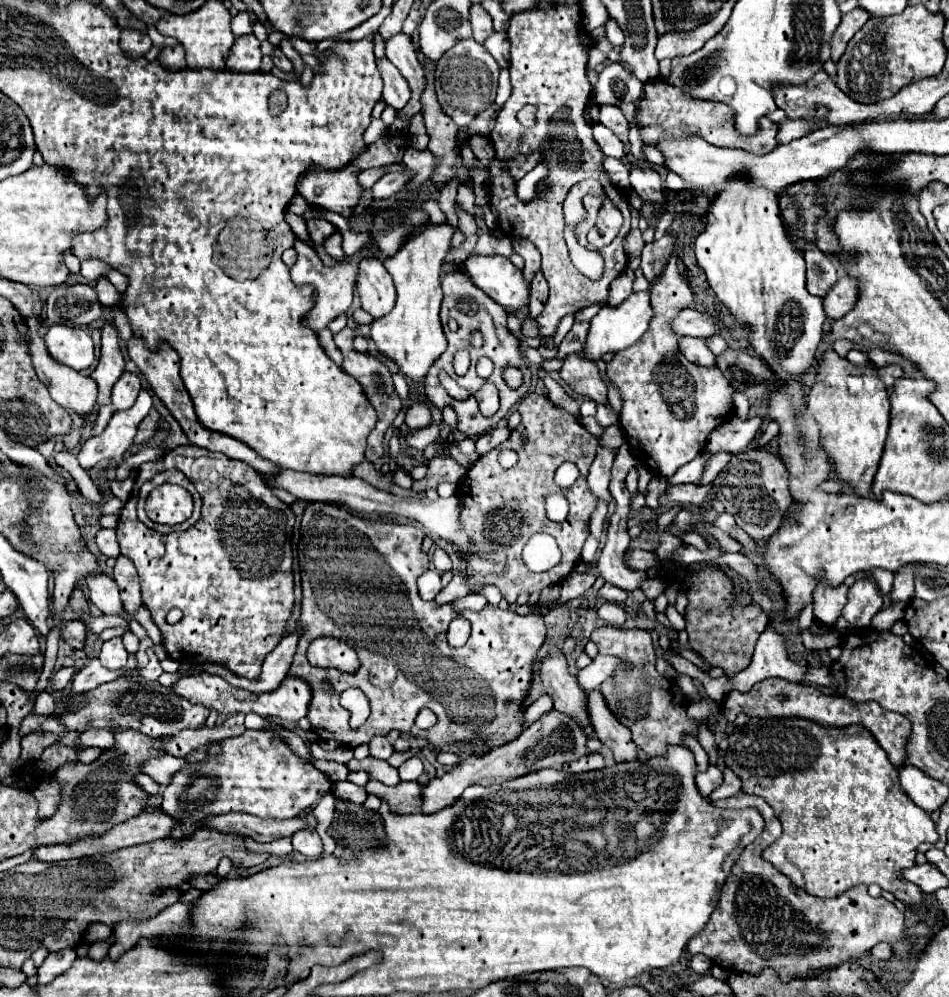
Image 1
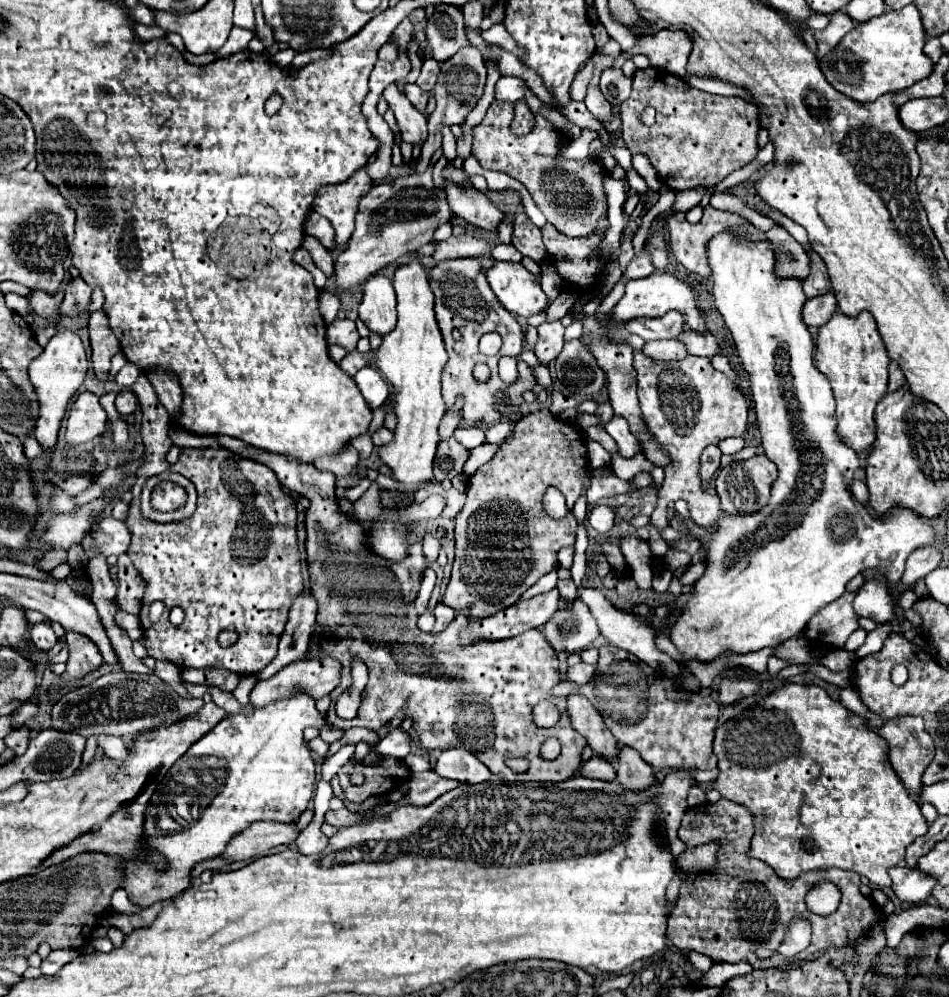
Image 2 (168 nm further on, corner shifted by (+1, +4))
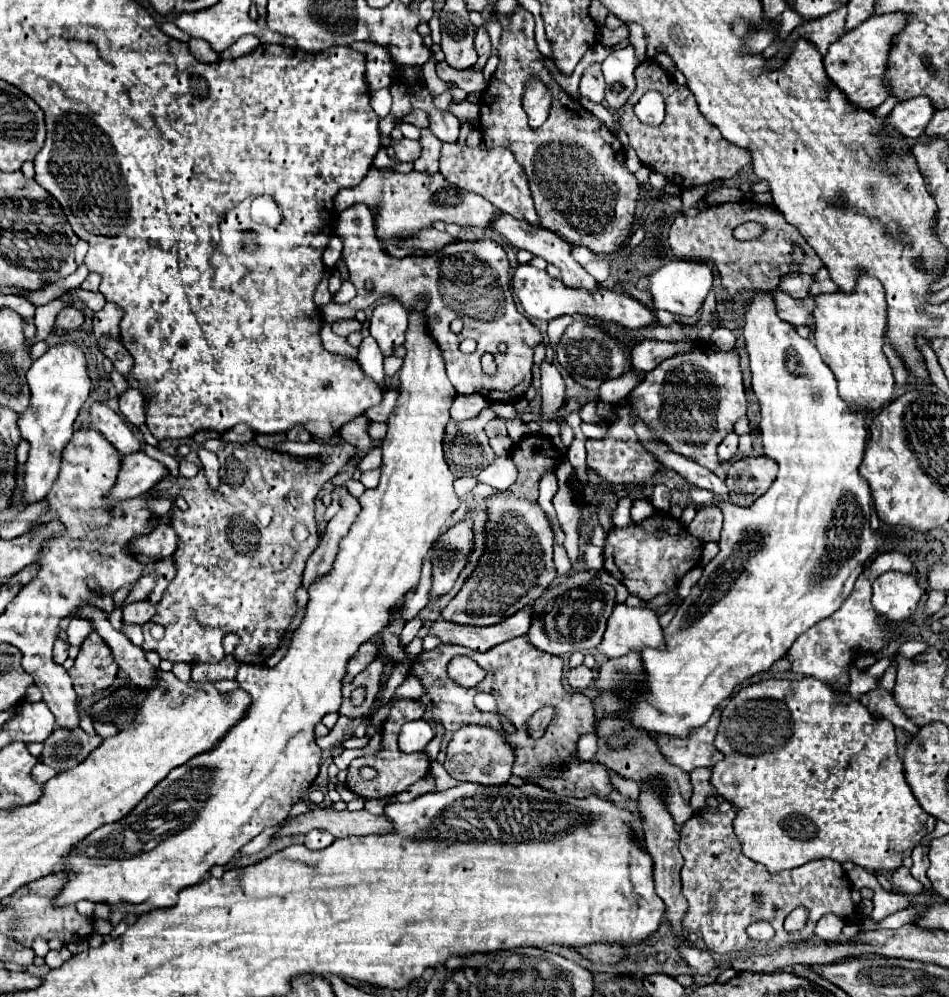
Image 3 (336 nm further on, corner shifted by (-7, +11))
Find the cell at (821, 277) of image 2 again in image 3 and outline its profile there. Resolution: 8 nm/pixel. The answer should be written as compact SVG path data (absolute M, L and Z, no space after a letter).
M787 274L781 280L777 290L787 292L795 300L801 300L801 298L807 298L807 290L809 290L811 282L813 282L813 278L809 274Z

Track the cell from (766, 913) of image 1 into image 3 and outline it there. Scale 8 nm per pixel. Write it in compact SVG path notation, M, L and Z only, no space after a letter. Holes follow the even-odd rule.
M705 808L699 810L697 816L691 818L681 830L679 850L685 858L681 868L681 882L683 896L689 902L689 910L683 918L687 932L699 932L711 952L735 954L751 948L747 926L759 920L767 920L775 928L771 948L809 940L817 920L829 912L843 918L845 922L857 920L859 908L851 902L851 886L839 862L823 858L807 862L799 868L769 874L763 864L743 856L741 842L733 832L733 816L733 808L725 814ZM797 906L809 910L807 924L801 932L785 932L783 920Z

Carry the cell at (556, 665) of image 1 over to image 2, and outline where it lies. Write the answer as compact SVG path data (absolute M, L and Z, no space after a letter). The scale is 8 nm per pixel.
M579 693L567 695L567 713L571 717L573 729L587 739L587 745L591 745L597 755L605 759L617 757L619 743L607 729L599 711L587 701L585 695L579 695Z

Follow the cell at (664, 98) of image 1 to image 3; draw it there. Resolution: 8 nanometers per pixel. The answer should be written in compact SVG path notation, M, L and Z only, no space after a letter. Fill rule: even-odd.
M645 60L635 70L635 90L629 96L627 104L623 106L623 130L629 136L629 144L635 148L639 160L655 170L667 176L671 184L677 184L681 188L691 188L705 184L707 180L725 180L733 178L743 166L751 162L751 154L743 148L737 148L725 140L719 129L711 122L705 120L705 116L699 112L699 106L695 104L695 98L691 96L687 86L681 86L669 76L655 60ZM647 90L657 90L663 94L667 104L667 116L665 122L659 128L651 128L639 122L633 114L633 106L645 94Z

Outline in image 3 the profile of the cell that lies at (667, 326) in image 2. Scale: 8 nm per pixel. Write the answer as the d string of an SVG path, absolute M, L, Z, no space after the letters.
M519 266L515 270L513 290L515 290L523 310L529 316L539 318L539 320L547 320L547 322L553 320L553 318L559 318L559 316L575 316L575 314L589 316L589 318L595 318L595 320L615 322L619 326L633 328L633 330L649 326L651 322L655 322L653 312L627 294L621 294L621 292L615 292L615 290L609 290L609 288L603 288L603 286L597 286L595 290L569 288L569 286L561 284L561 280L551 278L547 272L537 270L533 266Z

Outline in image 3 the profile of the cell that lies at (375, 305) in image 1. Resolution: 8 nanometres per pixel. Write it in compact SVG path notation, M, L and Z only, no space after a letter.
M391 300L375 308L369 322L369 334L377 340L383 356L393 356L393 350L405 342L407 326L409 326L407 310L399 302Z

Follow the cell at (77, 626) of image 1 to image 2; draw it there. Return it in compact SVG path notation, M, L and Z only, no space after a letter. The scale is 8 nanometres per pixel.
M67 631L65 639L69 645L69 661L67 661L65 673L61 675L61 681L71 683L71 681L83 677L85 673L97 669L103 659L101 659L97 645L91 639L87 639L85 635L75 633L75 631Z

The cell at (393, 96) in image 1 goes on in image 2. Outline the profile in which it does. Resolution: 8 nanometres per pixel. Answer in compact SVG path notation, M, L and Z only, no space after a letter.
M393 83L383 91L383 99L395 113L401 129L401 139L407 143L423 143L427 139L427 119L409 103L407 95Z

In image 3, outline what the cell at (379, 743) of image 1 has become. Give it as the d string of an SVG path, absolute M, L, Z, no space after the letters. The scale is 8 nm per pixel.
M413 720L403 724L399 734L399 748L407 754L423 752L433 738L435 738L435 732L427 720Z

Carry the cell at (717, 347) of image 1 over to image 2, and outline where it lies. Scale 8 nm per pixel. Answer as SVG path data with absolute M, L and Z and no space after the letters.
M653 273L645 279L635 279L635 281L629 281L627 283L627 289L625 289L625 295L621 297L621 301L613 307L609 319L603 323L605 331L607 333L613 333L615 329L623 327L627 321L631 319L639 319L639 317L661 317L665 315L667 311L681 311L685 315L685 323L689 325L691 331L695 333L701 333L701 335L707 335L707 327L703 323L703 317L699 313L699 307L697 307L697 299L693 295L693 289L691 285L687 285L685 281L681 281L679 277L675 275L669 275L669 273Z

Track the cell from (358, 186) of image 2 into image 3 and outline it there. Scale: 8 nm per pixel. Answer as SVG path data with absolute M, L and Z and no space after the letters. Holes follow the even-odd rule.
M353 204L339 214L335 230L343 240L343 256L351 282L357 288L357 296L347 304L329 302L323 308L323 318L329 324L341 318L355 318L357 310L365 310L385 296L393 296L409 312L417 306L419 300L425 300L427 306L423 310L423 318L427 320L427 330L437 342L445 358L447 376L459 394L483 392L483 396L495 402L515 402L525 396L527 388L531 386L533 350L543 342L543 336L539 328L535 328L523 314L519 314L511 298L509 260L503 246L493 242L491 248L477 246L477 250L465 250L465 246L457 242L423 256L391 258L381 250L379 240L373 234L373 226L373 214L365 204ZM365 280L373 280L373 292L365 290ZM455 318L463 322L461 334L453 334L449 330L449 322ZM465 338L477 340L477 352L463 354L459 350L459 344ZM499 342L509 346L507 354L499 354ZM487 352L499 360L495 378L485 376L481 368L481 356Z

